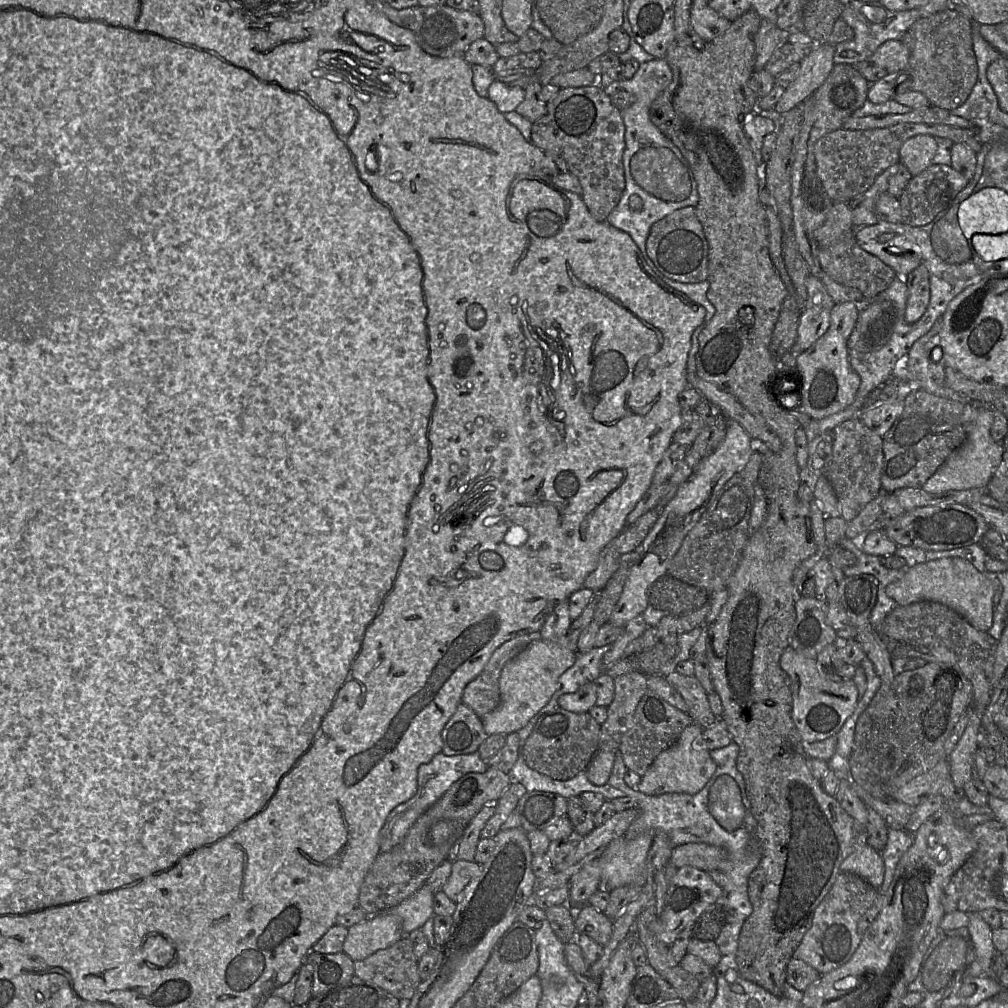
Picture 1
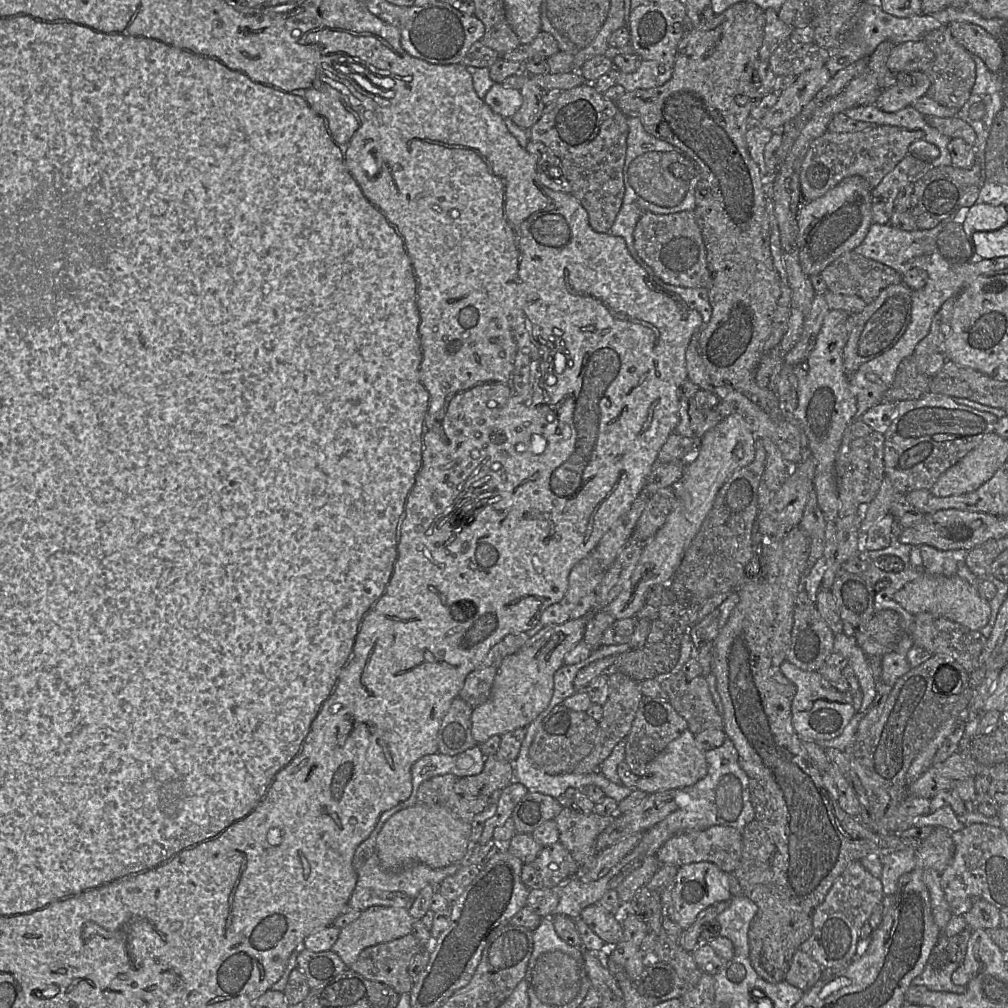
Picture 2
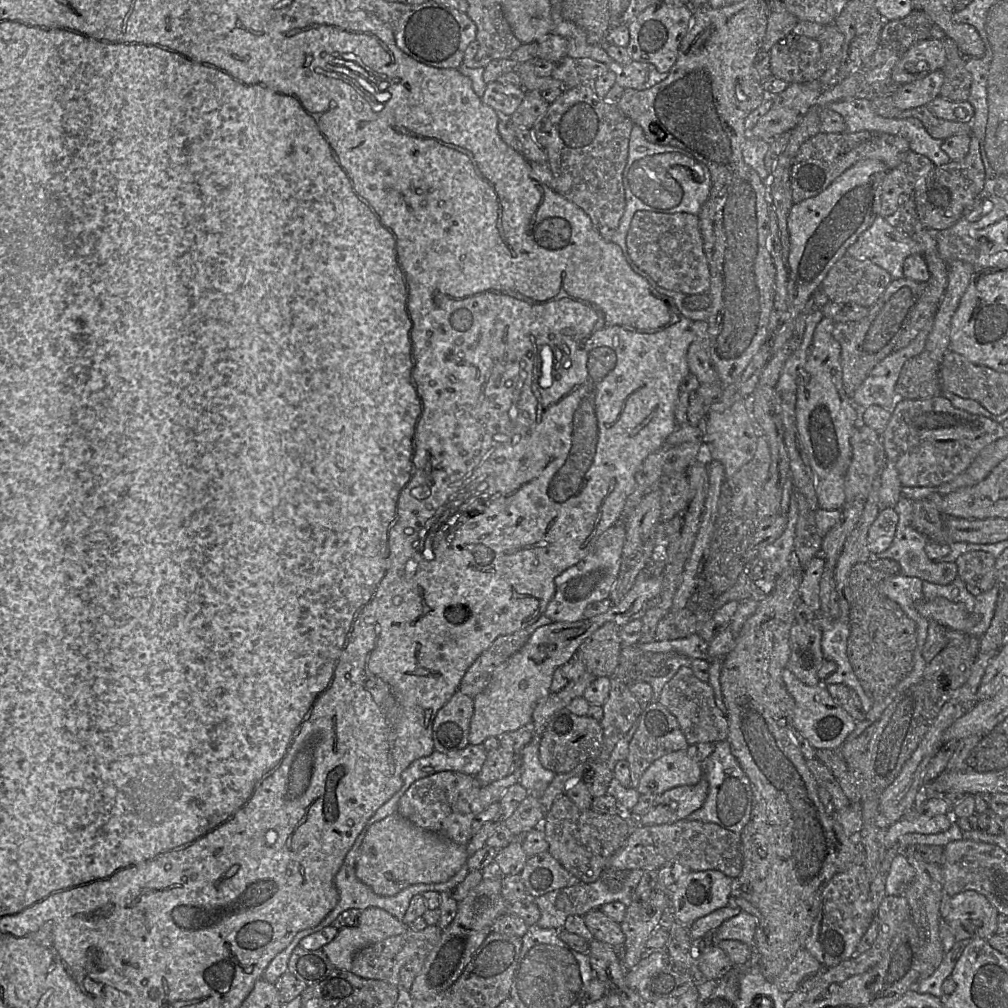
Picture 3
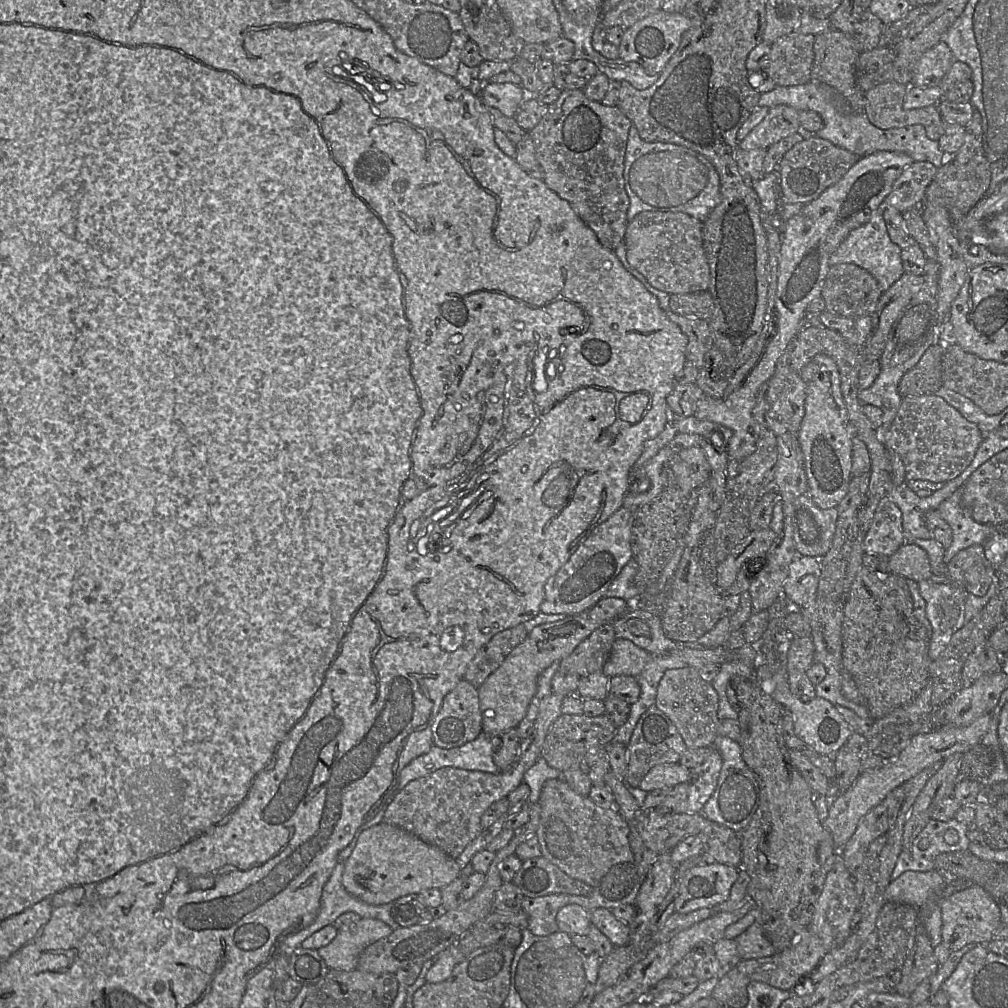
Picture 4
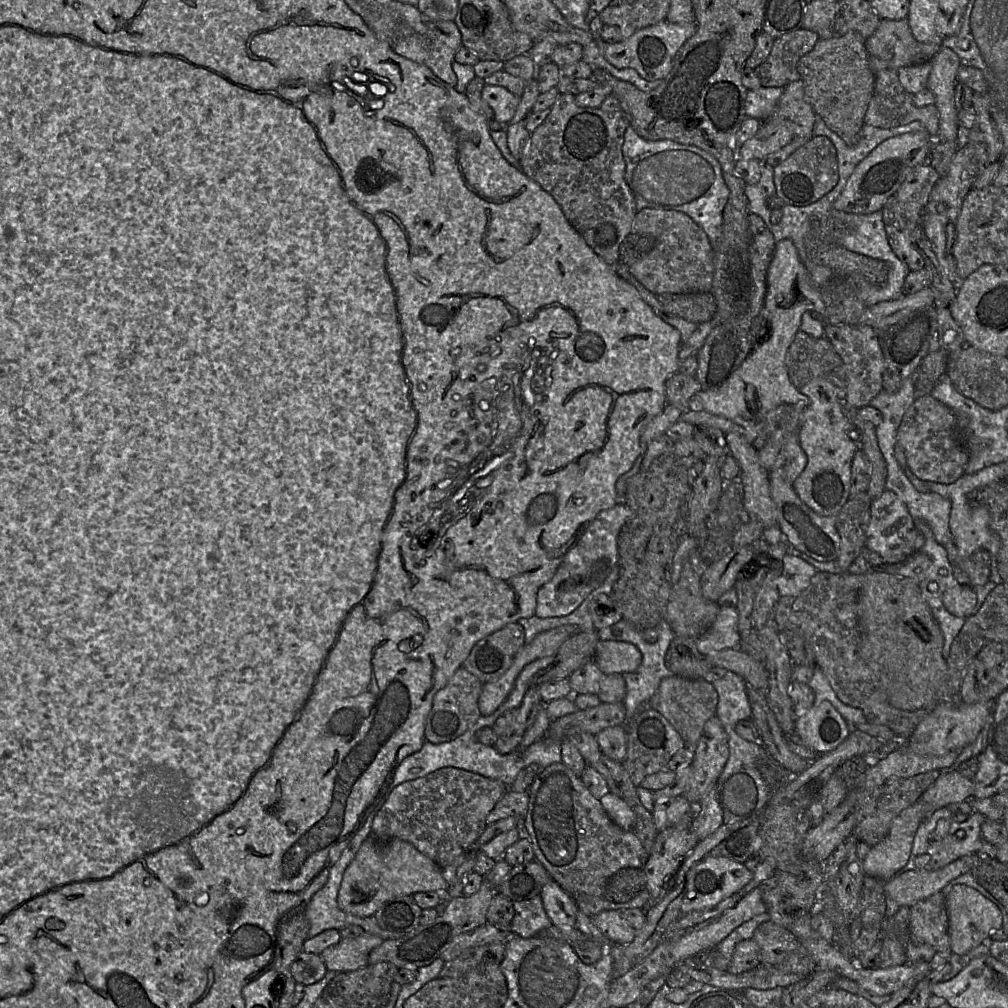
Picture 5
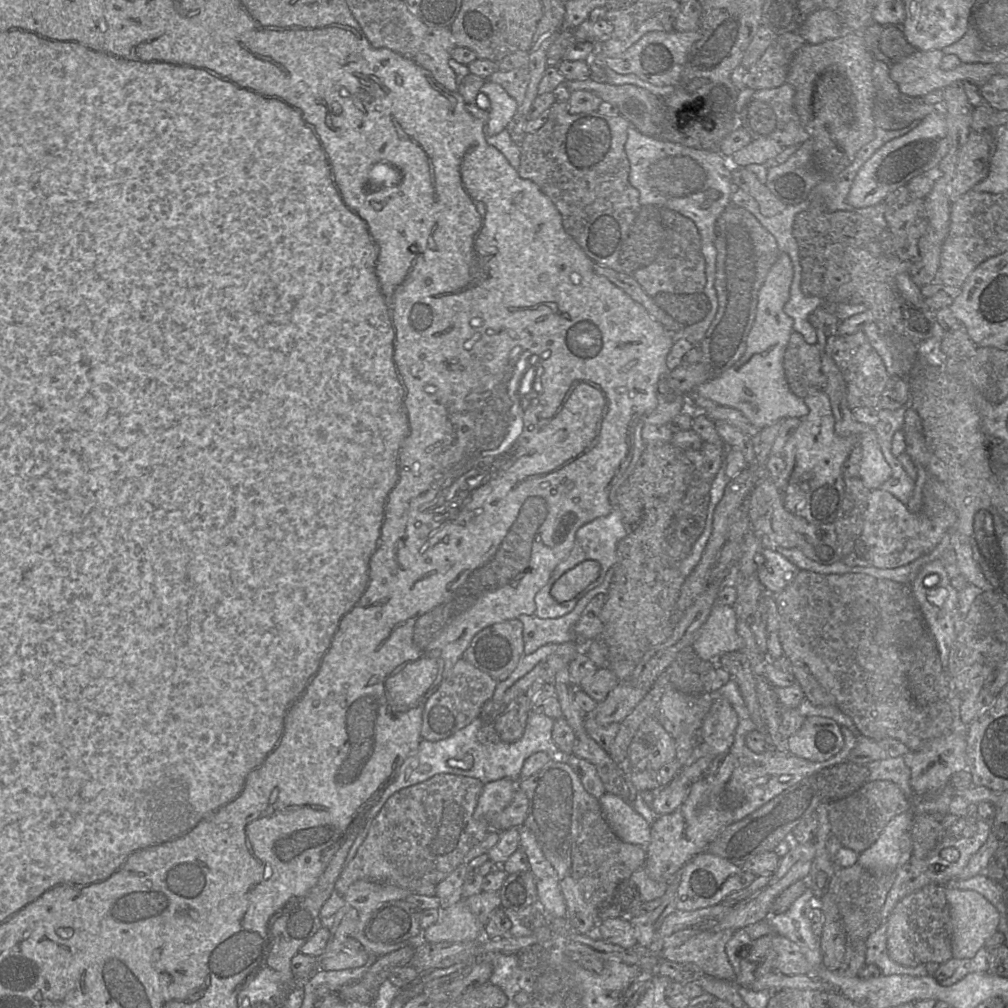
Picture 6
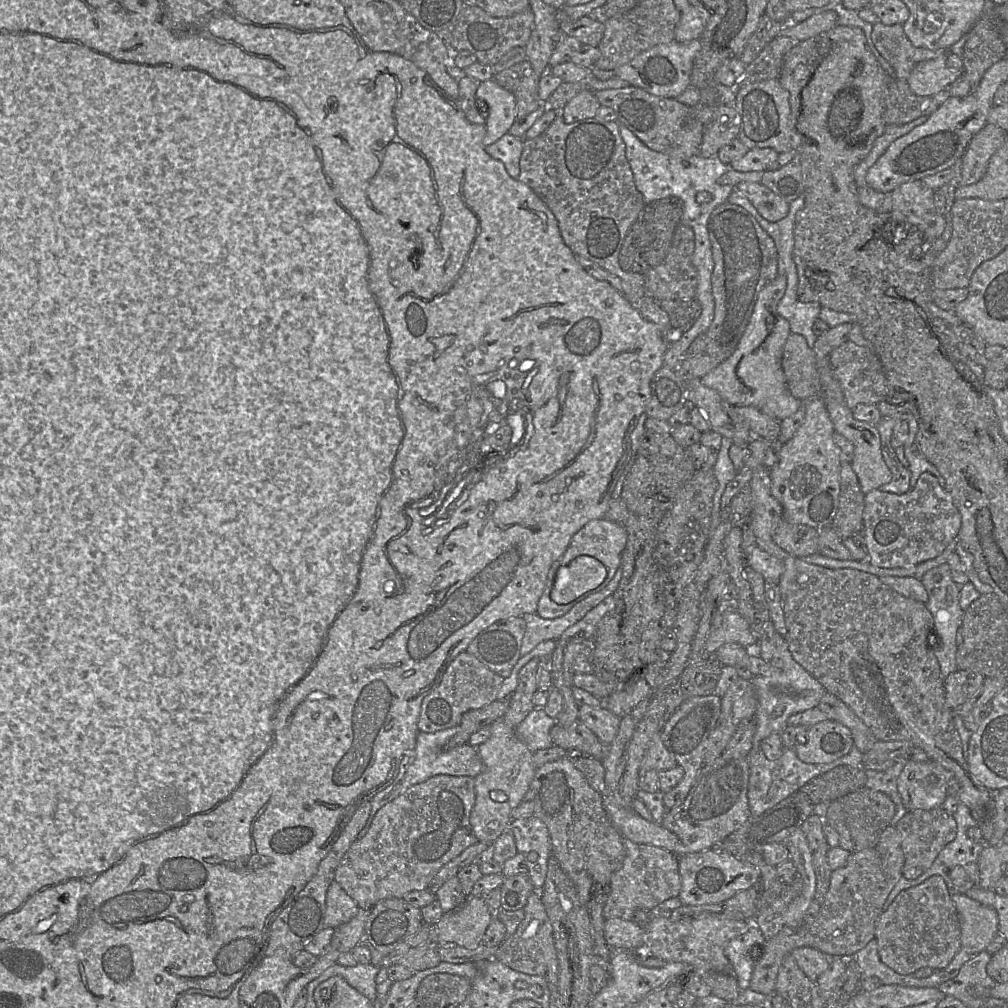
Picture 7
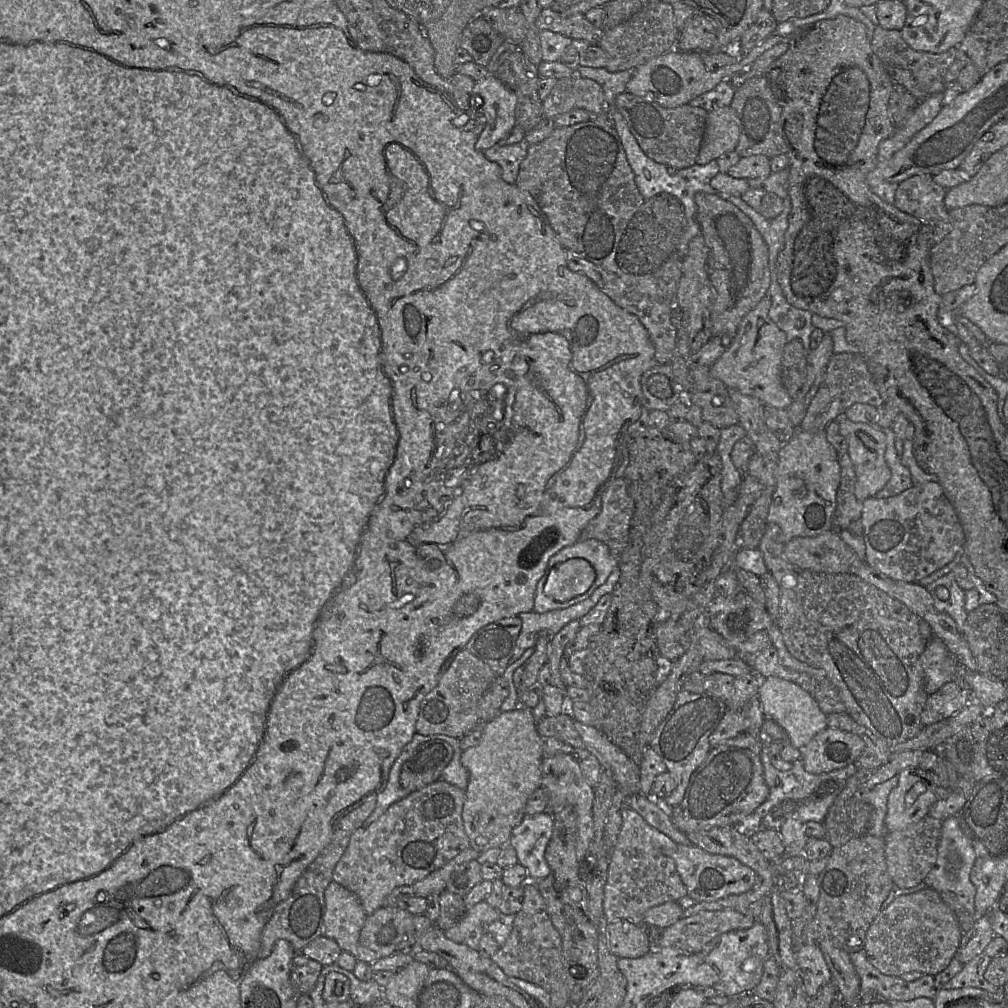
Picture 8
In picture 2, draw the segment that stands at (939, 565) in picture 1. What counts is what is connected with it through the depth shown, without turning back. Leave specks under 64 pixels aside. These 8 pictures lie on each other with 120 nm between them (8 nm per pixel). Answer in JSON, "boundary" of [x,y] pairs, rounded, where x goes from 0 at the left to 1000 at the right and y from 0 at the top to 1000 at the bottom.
{"boundary":[[[916,568],[912,573],[891,585],[887,589],[887,595],[906,610],[917,607],[929,609],[962,625],[971,626],[979,620],[983,610],[981,596],[974,593],[967,582],[949,571],[938,572]]]}

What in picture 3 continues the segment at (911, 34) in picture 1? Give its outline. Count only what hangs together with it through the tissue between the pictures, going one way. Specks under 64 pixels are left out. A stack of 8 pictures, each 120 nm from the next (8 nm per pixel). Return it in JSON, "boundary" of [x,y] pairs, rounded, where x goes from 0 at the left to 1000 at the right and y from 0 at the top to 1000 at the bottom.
{"boundary":[[[937,36],[938,63],[934,68],[937,81],[933,88],[933,96],[941,100],[958,100],[962,94],[964,74],[958,68],[956,55],[951,51],[946,41]]]}

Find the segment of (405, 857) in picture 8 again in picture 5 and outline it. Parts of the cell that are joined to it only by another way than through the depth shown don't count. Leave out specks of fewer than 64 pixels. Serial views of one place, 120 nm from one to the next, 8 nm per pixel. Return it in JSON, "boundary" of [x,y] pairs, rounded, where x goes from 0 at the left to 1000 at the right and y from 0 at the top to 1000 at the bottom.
{"boundary":[[[440,761],[435,763],[425,769],[401,776],[391,782],[384,791],[382,797],[379,799],[377,804],[374,806],[369,814],[368,828],[376,835],[385,835],[389,832],[398,832],[407,835],[415,844],[429,852],[437,861],[440,862],[447,858],[452,852],[457,850],[460,846],[464,845],[465,840],[477,829],[482,821],[482,811],[490,802],[492,797],[497,793],[501,786],[505,782],[496,774],[490,774],[480,771],[476,768],[472,768],[463,764],[459,764],[451,761]]]}

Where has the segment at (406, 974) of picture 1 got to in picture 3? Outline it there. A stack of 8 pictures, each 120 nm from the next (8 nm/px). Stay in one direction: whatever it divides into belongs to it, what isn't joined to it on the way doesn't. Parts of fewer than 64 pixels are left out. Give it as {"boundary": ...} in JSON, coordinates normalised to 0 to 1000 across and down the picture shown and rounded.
{"boundary":[[[425,918],[417,924],[406,920],[397,928],[385,930],[366,938],[353,945],[349,954],[348,964],[358,970],[379,972],[396,978],[396,965],[399,958],[415,948],[423,948],[436,934],[438,924],[435,918]]]}

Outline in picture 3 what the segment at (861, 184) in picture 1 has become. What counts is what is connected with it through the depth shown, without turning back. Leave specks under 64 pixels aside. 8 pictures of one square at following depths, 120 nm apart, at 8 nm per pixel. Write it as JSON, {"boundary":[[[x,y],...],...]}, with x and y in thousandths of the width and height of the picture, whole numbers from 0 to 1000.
{"boundary":[[[875,131],[813,132],[796,143],[787,159],[784,176],[787,203],[812,193],[836,171],[854,159],[870,158],[885,169],[903,150],[899,137]]]}

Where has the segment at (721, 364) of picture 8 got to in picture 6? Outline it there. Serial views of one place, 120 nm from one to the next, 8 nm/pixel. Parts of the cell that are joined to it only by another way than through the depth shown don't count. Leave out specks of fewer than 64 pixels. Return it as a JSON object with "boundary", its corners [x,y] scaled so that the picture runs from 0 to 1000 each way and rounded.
{"boundary":[[[775,250],[754,286],[750,313],[741,335],[739,350],[713,374],[702,376],[689,386],[690,391],[707,398],[711,402],[726,404],[734,408],[752,426],[757,426],[770,418],[777,418],[783,414],[796,416],[802,410],[798,396],[784,387],[777,364],[778,350],[787,329],[787,317],[778,310],[778,303],[784,295],[786,277],[787,263],[785,257],[782,252]]]}

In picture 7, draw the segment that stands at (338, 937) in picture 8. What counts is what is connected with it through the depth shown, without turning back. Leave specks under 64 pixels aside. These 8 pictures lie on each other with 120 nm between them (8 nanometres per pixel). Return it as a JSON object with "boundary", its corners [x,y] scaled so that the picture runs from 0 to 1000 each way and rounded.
{"boundary":[[[331,873],[324,884],[322,921],[334,921],[346,915],[356,905],[354,896]]]}

